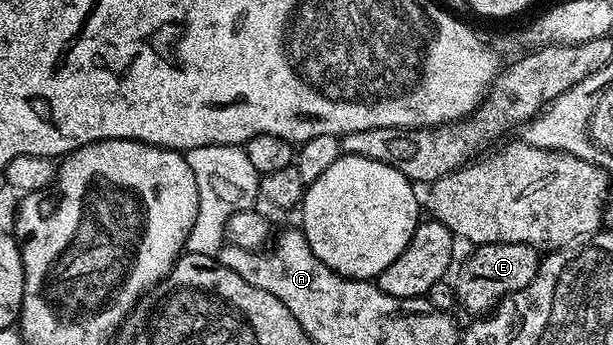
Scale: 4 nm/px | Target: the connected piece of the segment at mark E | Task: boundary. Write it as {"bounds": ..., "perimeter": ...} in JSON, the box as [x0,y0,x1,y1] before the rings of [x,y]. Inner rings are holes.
{"bounds":[454,242,542,316],"perimeter":[[[491,242],[485,246],[476,246],[473,254],[455,271],[454,298],[472,313],[483,316],[495,311],[500,301],[508,294],[518,292],[534,280],[542,261],[541,251],[530,244],[510,244],[509,242]]]}

